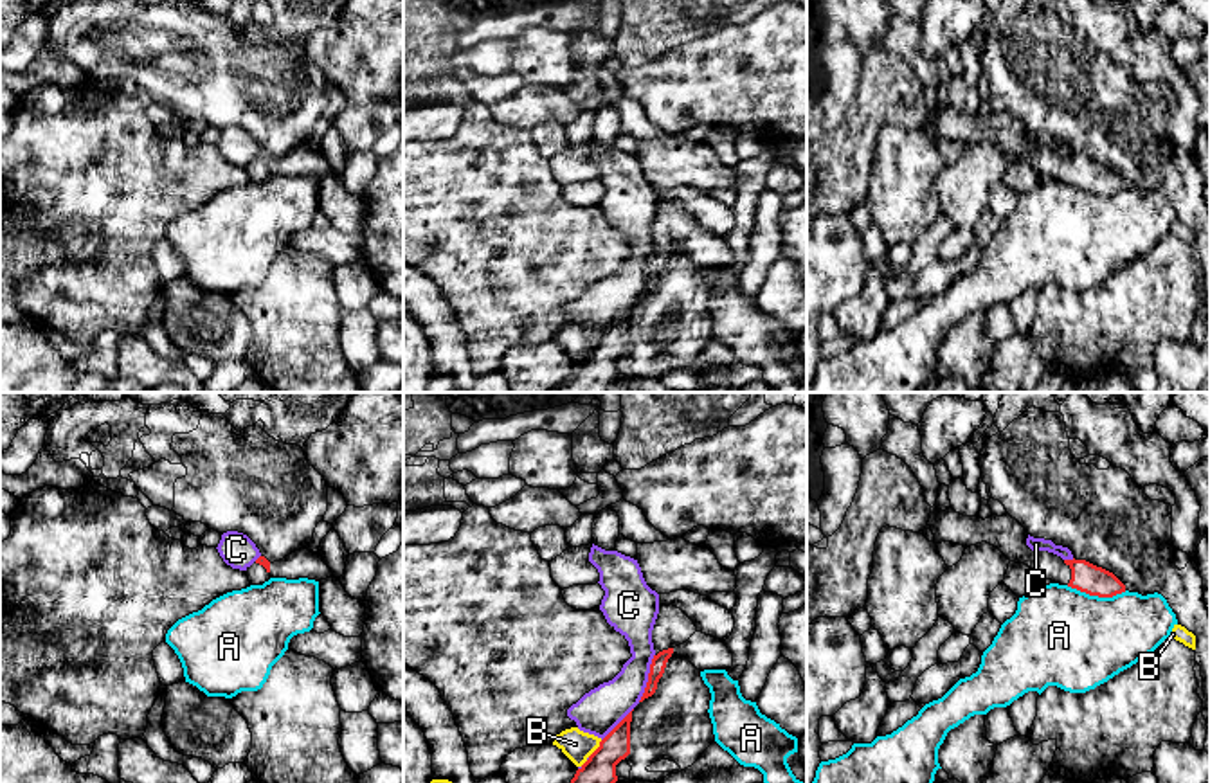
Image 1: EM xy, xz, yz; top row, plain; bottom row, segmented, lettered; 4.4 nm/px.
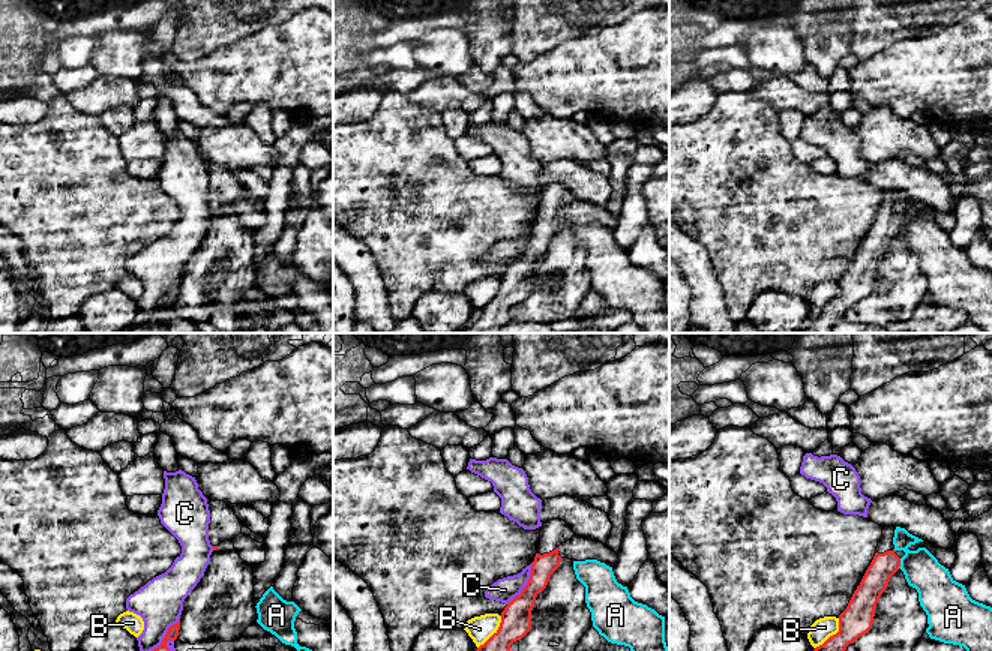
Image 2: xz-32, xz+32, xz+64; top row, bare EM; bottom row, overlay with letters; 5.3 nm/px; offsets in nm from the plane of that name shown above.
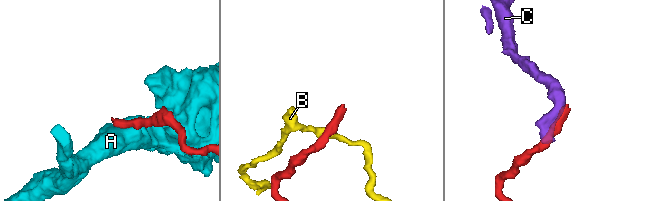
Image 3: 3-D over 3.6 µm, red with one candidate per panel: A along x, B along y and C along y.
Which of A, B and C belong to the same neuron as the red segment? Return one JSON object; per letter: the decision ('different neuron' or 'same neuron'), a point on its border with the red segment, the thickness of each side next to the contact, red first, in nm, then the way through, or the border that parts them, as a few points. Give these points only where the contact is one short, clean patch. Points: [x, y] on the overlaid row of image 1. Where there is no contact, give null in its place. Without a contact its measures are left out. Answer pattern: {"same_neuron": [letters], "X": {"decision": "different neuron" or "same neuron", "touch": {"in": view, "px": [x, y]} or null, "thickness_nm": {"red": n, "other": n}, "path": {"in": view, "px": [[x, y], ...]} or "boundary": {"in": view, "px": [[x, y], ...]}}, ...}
{"same_neuron": [], "A": {"decision": "different neuron", "touch": {"in": "yz", "px": [1097, 594]}, "thickness_nm": {"red": 130, "other": 440}, "boundary": {"in": "yz", "px": [[1066, 585], [1099, 596], [1115, 596], [1126, 591]]}}, "B": {"decision": "different neuron", "touch": {"in": "xz", "px": [596, 749]}, "thickness_nm": {"red": 140, "other": 140}, "boundary": {"in": "xz", "px": [[602, 740], [587, 756]]}}, "C": {"decision": "different neuron", "touch": {"in": "xz", "px": [649, 677]}, "thickness_nm": {"red": 70, "other": 190}}}

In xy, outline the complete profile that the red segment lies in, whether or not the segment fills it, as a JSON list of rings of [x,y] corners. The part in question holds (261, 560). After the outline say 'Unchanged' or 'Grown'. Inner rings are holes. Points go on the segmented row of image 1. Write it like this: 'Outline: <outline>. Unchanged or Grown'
Outline: [[[259,556],[245,574],[248,576],[250,585],[263,585],[270,580],[270,562],[265,556]]]. Grown

